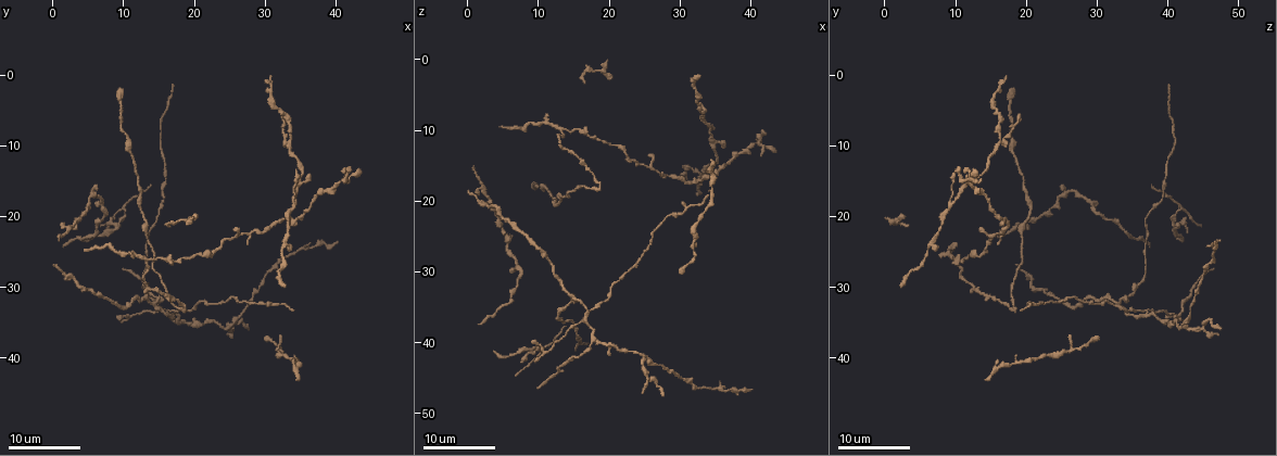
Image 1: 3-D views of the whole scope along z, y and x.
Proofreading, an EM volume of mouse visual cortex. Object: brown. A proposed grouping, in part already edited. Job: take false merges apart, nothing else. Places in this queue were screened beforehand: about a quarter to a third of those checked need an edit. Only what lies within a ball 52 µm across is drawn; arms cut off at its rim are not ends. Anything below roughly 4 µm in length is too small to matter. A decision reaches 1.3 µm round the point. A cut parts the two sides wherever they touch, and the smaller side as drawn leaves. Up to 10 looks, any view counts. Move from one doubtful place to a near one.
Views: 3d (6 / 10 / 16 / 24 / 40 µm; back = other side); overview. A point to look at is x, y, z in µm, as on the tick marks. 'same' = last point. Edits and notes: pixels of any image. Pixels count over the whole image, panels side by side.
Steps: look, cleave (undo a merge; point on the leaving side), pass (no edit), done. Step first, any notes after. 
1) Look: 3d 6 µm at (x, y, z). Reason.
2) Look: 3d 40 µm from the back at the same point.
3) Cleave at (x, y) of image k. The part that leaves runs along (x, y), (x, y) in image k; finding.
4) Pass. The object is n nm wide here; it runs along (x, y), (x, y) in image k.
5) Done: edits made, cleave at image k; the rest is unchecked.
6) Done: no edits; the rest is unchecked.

Look: 3d 24 µm at (14.0, 32.5, 33.0). Two arms in line, one across.

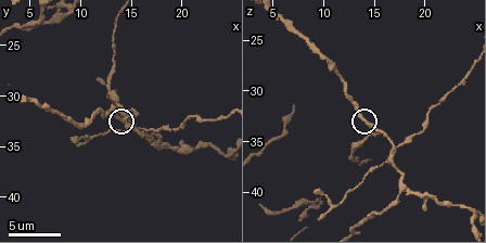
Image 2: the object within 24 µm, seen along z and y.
Look: 3d 10 µm at (14.2, 32.6, 33.2).

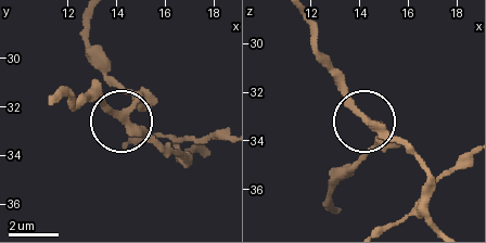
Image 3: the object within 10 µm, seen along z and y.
Pass. 3 arms meet here; continuous, no second neuron.

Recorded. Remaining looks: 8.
Look: 3d 6 µm at (13.0, 27.4, 37.0). Calibre changes.

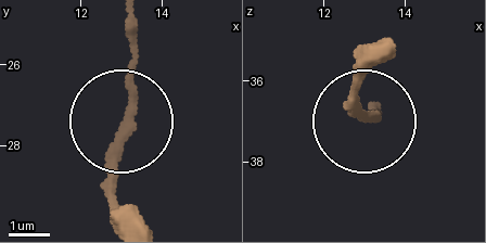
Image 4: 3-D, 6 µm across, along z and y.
Cleave at (131, 25) of image 4. The part that leaves runs along (133, 81), (133, 22) in image 4; a second neuron is stuck on.

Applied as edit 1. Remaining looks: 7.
Look: 3d 16 µm at (16.5, 34.0, 37.0). Four-way junction.

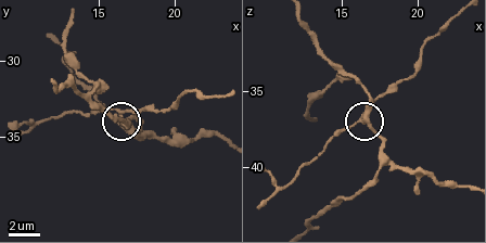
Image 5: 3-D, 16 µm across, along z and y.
Look: 3d 6 µm at the same point. Closer look.

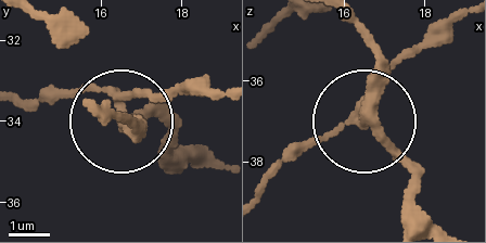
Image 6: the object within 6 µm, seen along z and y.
Cleave at (51, 89) of image 6. 4 arms meet here; the part that leaves runs along (110, 90), (220, 97) in image 6; two neurons meet here.

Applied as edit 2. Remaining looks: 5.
Look: overview.

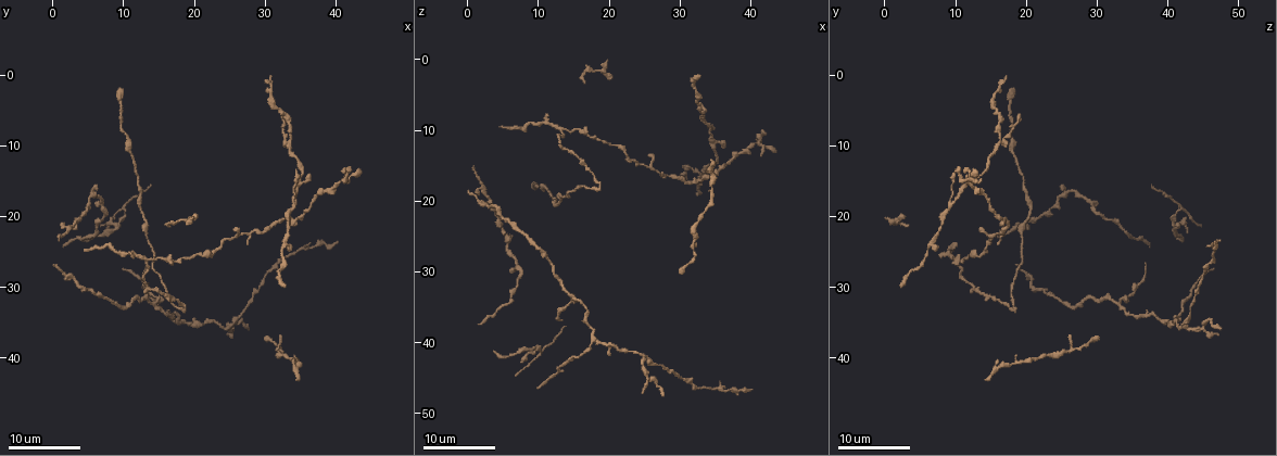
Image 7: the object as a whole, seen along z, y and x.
Look: 3d 24 µm at (33.5, 9.5, 16.0). Four arms meet.

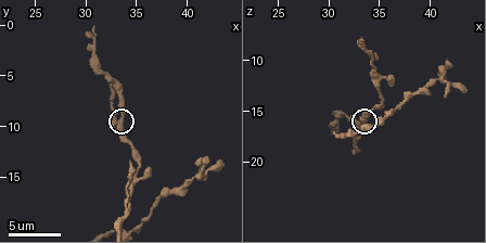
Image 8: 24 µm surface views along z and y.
Look: 3d 6 µm at the same point. Zoom in.

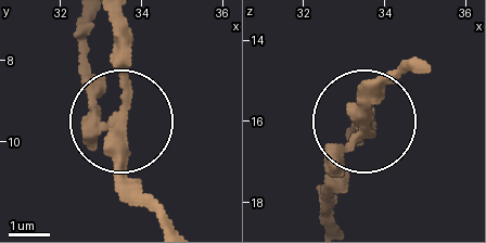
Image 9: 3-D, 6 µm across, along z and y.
Pass. 4 arms meet here; continuous, no second neuron.

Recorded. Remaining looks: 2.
Look: 3d 16 µm at (13.5, 26.0, 10.0). Arms part here.

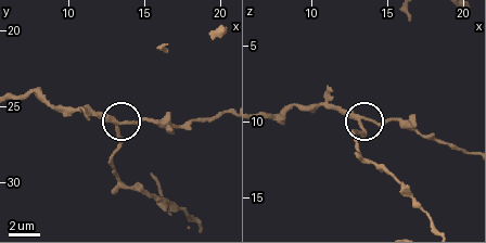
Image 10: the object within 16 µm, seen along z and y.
Look: 3d 6 µm at (13.4, 26.4, 10.2). Zoom in.

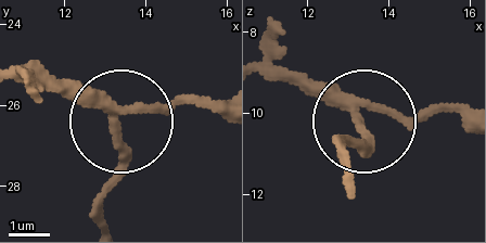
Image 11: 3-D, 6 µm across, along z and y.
Pass. 3 arms meet here; all the same neuron.

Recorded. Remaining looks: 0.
Done: edits made, cleave at image 4, cleave at image 6; the rest is unchecked.

